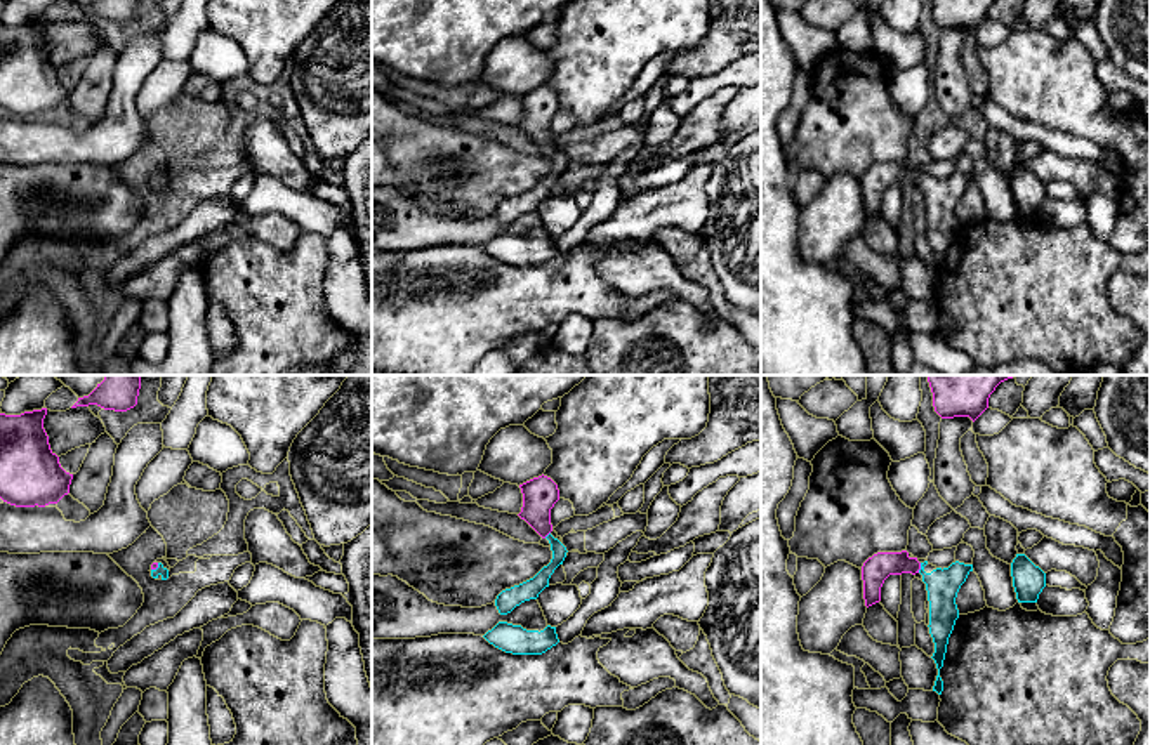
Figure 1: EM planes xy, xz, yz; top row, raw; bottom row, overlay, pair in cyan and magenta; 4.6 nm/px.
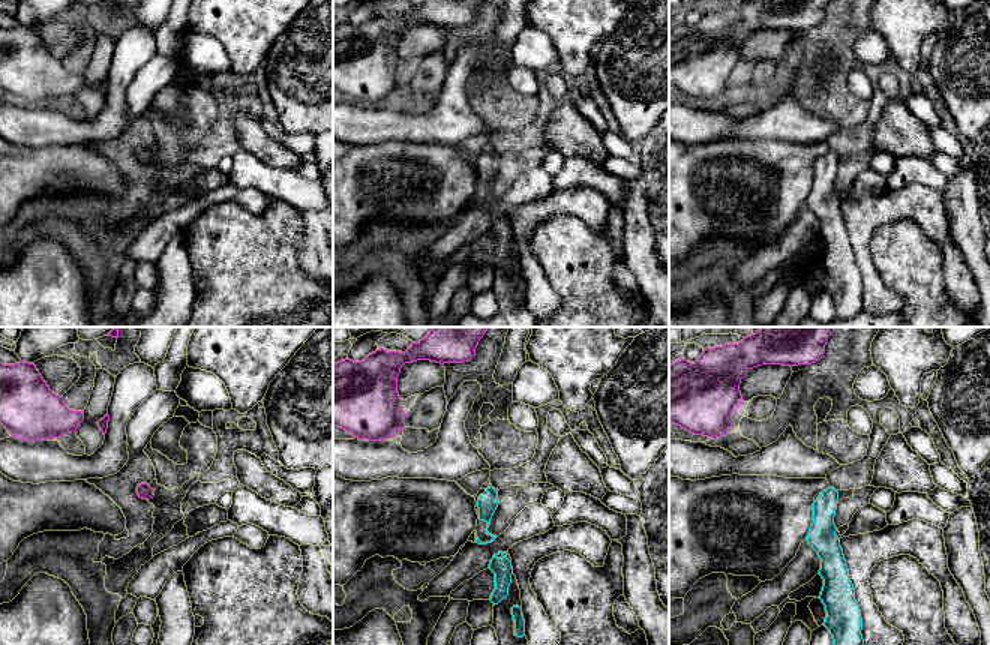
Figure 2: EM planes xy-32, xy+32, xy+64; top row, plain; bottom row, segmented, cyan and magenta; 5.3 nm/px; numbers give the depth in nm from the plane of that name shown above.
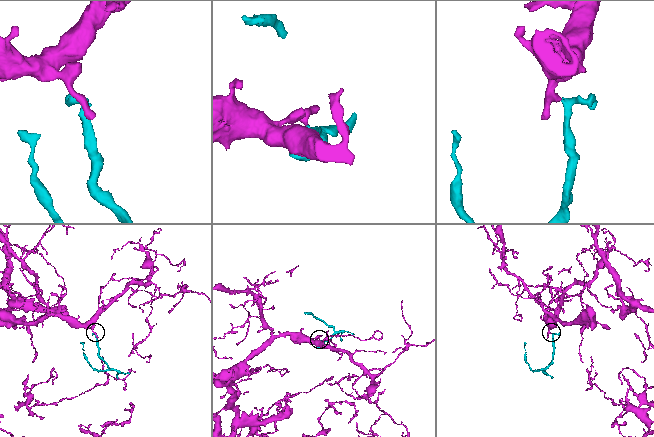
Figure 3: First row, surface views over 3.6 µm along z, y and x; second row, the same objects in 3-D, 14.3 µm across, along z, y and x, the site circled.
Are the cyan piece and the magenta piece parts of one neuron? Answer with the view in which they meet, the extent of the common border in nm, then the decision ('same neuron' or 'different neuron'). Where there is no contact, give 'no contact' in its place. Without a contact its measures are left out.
meets cyan in yz; contact 50 nm long; same neuron

